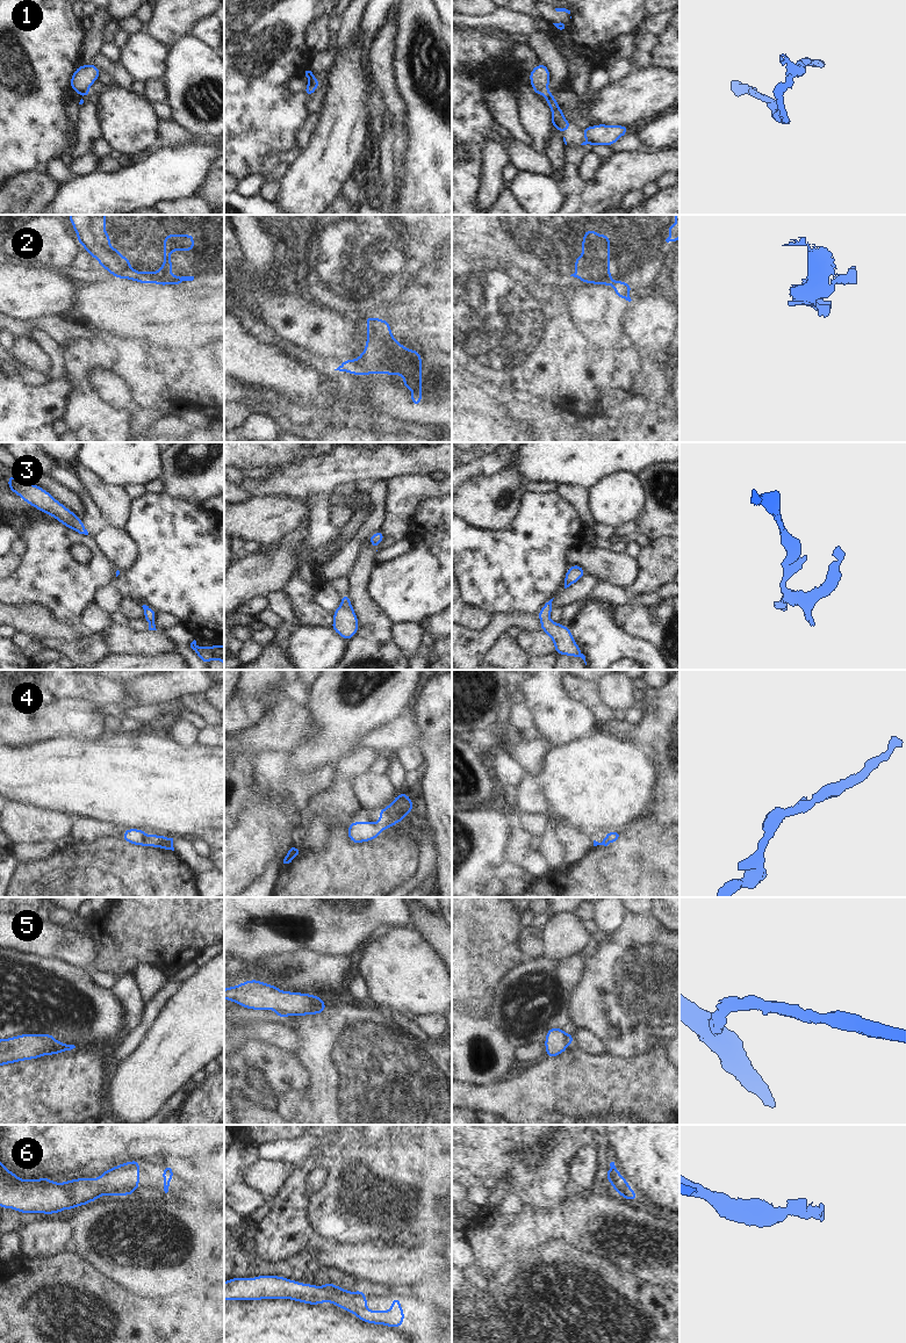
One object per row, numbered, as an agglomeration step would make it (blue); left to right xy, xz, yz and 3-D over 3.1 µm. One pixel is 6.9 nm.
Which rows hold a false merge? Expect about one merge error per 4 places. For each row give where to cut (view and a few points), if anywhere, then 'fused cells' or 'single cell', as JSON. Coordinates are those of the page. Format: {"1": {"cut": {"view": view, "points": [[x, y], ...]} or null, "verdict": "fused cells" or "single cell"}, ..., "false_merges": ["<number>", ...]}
{"1": {"cut": {"view": "yz", "points": [[546, 89], [543, 94]]}, "verdict": "fused cells"}, "2": {"cut": {"view": "xz", "points": [[409, 351], [398, 365], [401, 354], [392, 353], [393, 373]]}, "verdict": "fused cells"}, "3": {"cut": null, "verdict": "single cell"}, "4": {"cut": null, "verdict": "single cell"}, "5": {"cut": null, "verdict": "single cell"}, "6": {"cut": null, "verdict": "single cell"}, "false_merges": ["1", "2"]}

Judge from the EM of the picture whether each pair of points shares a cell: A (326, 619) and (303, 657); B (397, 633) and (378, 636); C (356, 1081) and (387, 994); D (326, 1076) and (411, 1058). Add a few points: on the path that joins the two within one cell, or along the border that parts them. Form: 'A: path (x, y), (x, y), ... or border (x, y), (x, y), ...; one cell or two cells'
A: border (303, 625), (329, 628); two cells
B: border (392, 623), (392, 640), (408, 656); two cells
C: border (388, 1008), (393, 1012); two cells
D: path (347, 1076), (390, 1076); one cell

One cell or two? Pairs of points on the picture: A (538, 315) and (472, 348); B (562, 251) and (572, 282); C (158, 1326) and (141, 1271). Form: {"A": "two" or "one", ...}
{"A": "one", "B": "two", "C": "two"}

